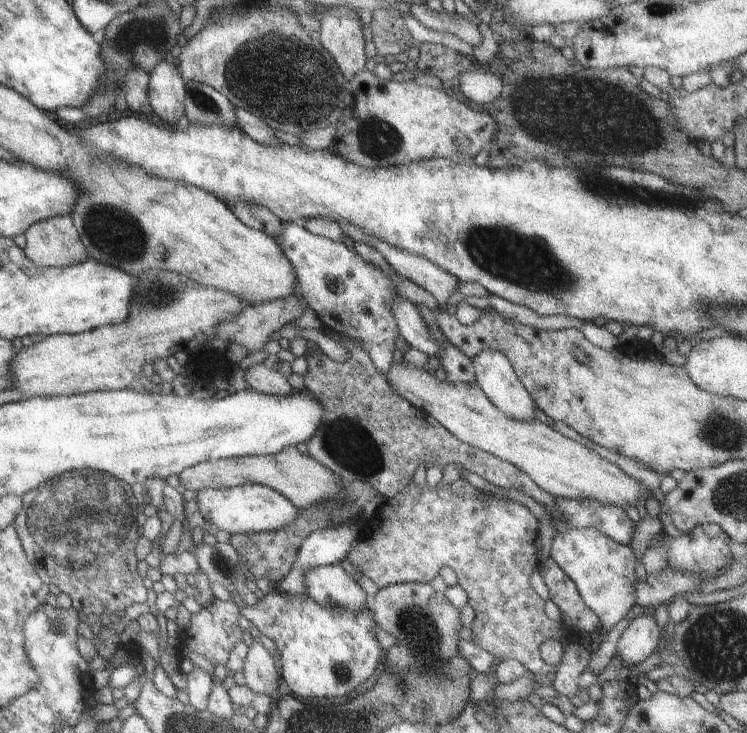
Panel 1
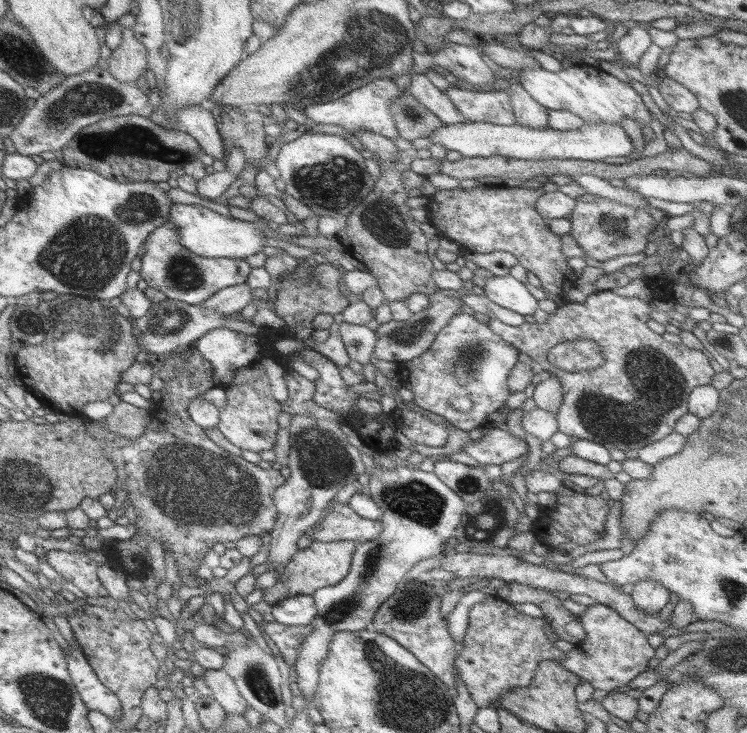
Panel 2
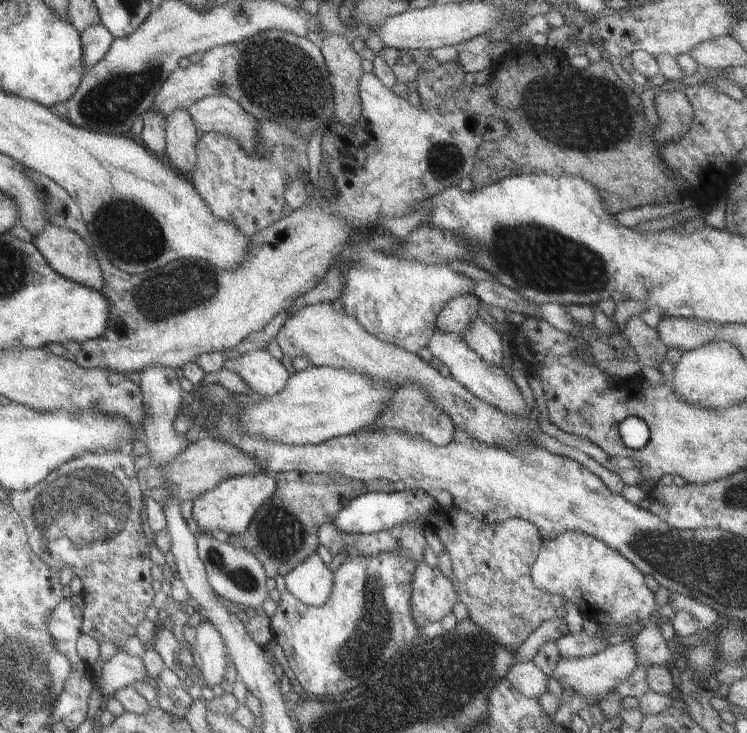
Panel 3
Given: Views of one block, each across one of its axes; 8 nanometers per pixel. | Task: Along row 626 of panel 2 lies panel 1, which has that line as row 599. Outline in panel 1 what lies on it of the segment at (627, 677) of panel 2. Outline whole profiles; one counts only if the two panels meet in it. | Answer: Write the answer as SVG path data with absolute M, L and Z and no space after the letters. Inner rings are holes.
M591 527L567 528L567 530L561 532L555 531L553 538L551 538L551 544L549 544L548 558L556 562L557 566L574 582L577 594L597 615L602 629L600 638L604 640L605 633L609 632L621 618L625 617L631 606L636 604L634 592L632 591L636 583L635 573L633 572L636 560L629 545L619 544Z

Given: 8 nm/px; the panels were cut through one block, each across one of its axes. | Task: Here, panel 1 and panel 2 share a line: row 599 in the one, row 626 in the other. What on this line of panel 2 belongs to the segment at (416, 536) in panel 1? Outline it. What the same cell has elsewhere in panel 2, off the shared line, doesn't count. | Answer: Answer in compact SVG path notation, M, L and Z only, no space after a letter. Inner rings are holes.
M485 594L484 597L484 599L475 603L468 610L468 624L465 629L465 635L462 638L463 645L457 652L456 661L459 680L465 686L467 694L471 697L472 704L475 704L477 709L496 705L496 702L500 700L499 696L511 692L513 688L527 686L533 678L535 667L541 660L558 662L559 659L565 657L563 651L557 649L547 640L542 629L544 624L543 618L531 617L517 612L508 602L503 602L497 596Z

